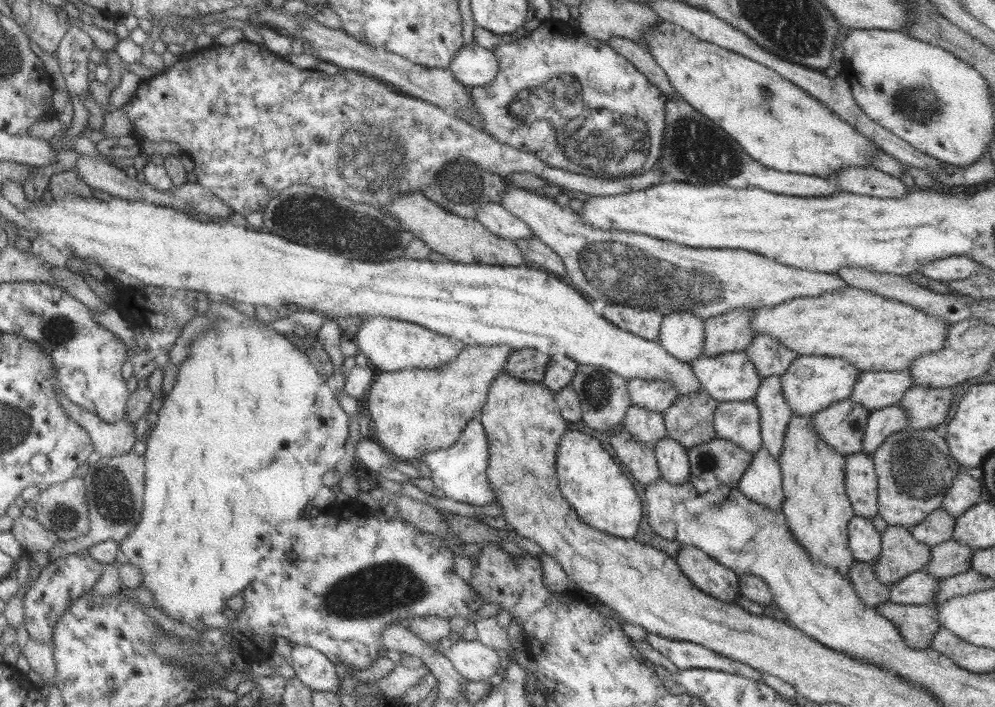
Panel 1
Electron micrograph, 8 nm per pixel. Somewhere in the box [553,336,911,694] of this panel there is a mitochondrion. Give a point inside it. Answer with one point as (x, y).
(596, 388)

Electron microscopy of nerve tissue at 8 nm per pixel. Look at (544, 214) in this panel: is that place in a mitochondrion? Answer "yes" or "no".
no

